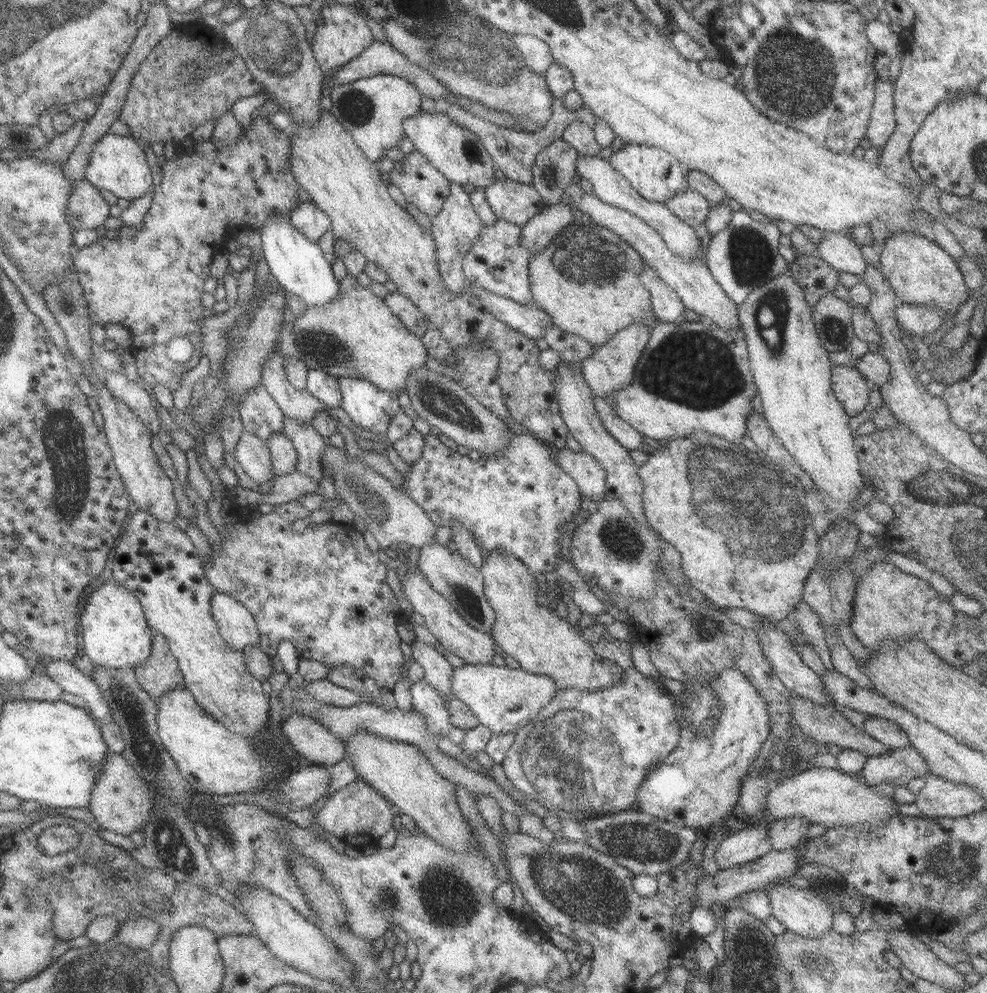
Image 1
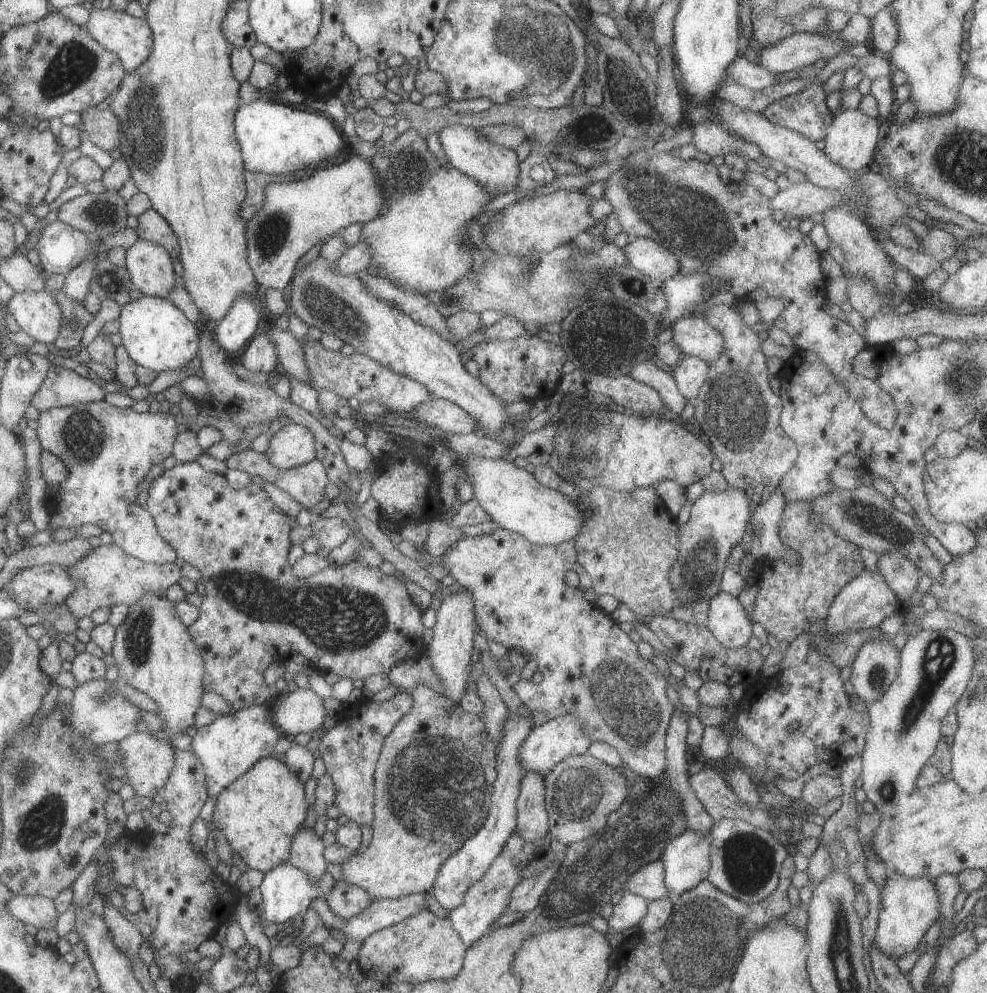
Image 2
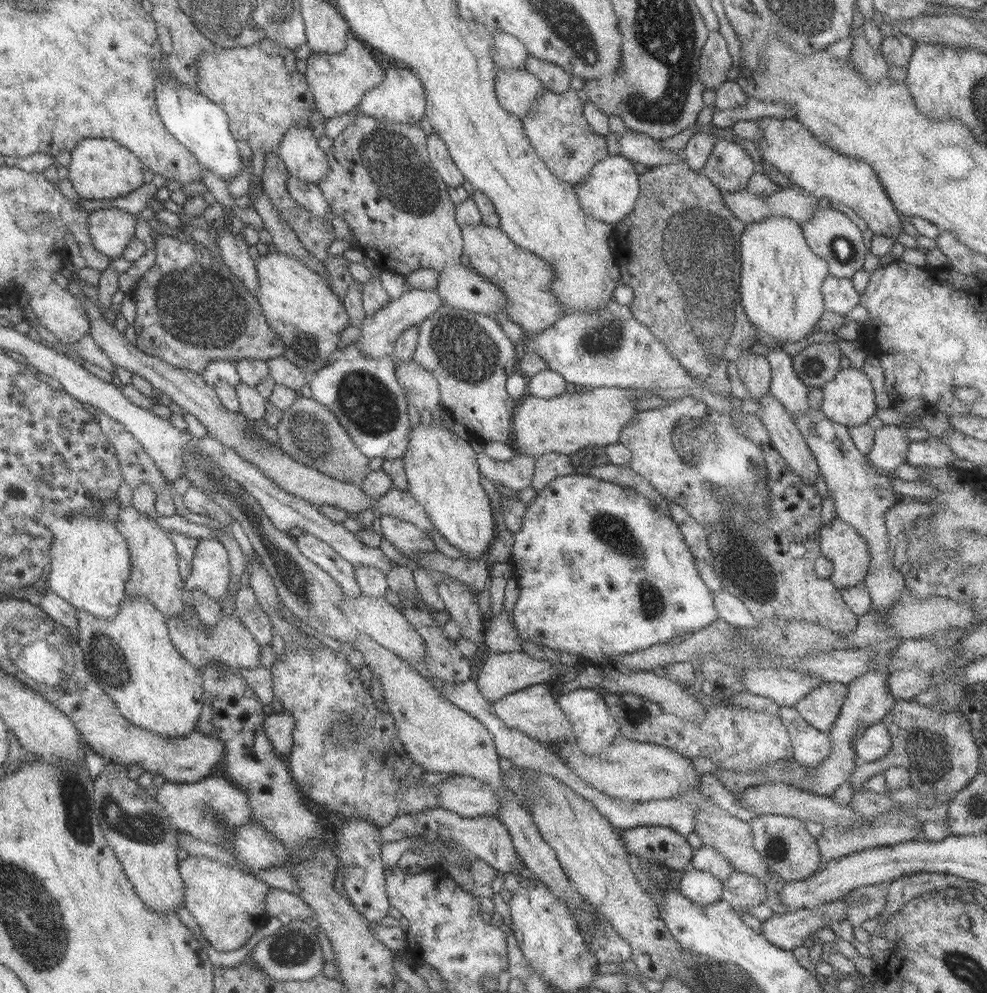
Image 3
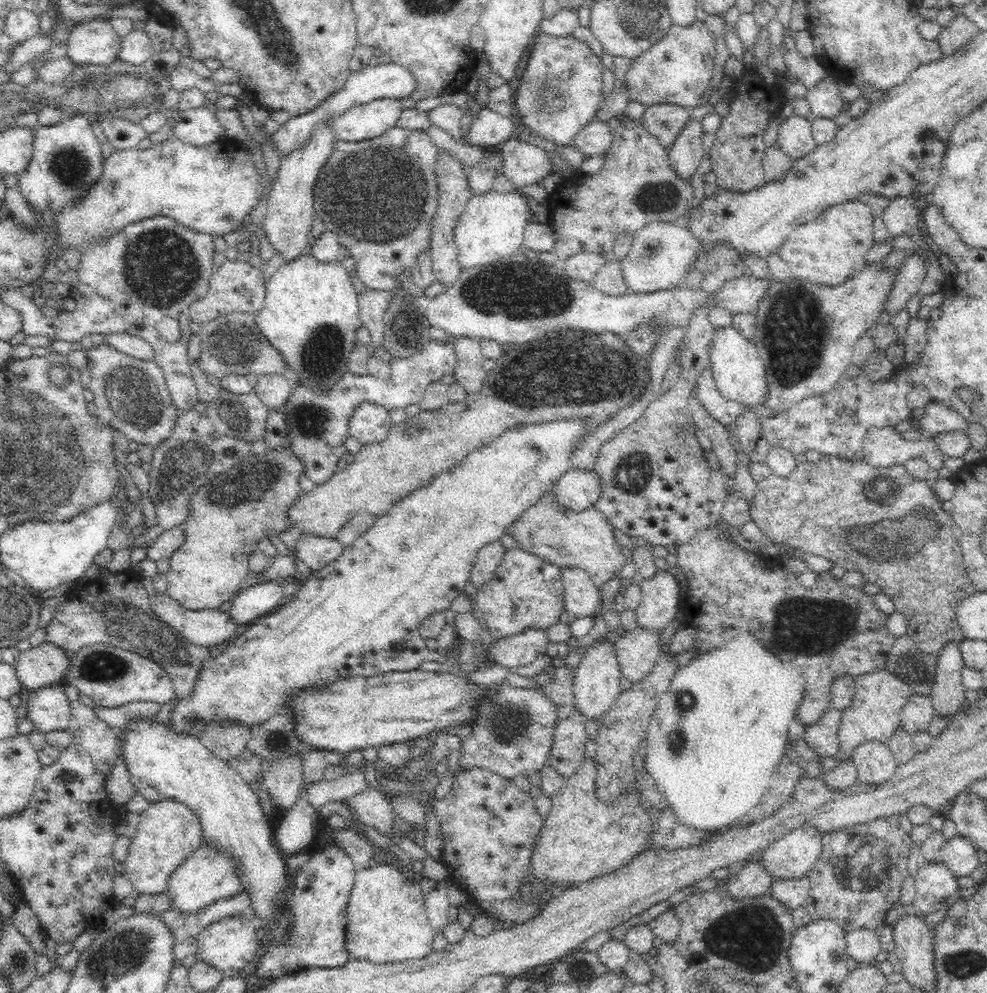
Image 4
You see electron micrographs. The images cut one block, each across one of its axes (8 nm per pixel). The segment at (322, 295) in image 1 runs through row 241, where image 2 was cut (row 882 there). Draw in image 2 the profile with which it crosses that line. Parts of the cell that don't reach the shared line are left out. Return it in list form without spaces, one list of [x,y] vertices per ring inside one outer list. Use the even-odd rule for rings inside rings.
[[[284,862],[265,873],[259,886],[263,896],[263,918],[279,925],[301,917],[312,901],[324,896],[316,882],[310,882],[308,874]]]

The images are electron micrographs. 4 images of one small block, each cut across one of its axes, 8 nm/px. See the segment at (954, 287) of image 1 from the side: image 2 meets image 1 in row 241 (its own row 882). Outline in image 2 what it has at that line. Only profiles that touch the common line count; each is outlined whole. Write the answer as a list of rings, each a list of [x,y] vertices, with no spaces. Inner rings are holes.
[[[898,872],[889,873],[886,884],[880,890],[880,914],[876,929],[876,946],[892,958],[901,958],[920,946],[926,932],[940,918],[938,892],[934,879],[908,878]]]

